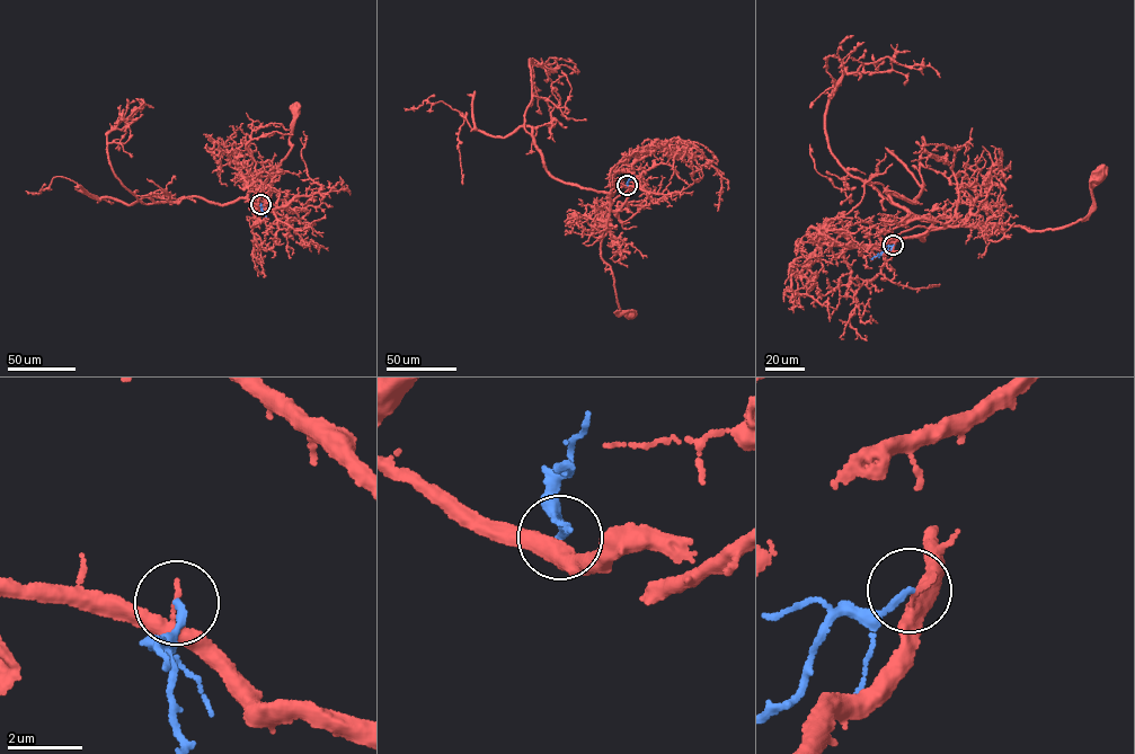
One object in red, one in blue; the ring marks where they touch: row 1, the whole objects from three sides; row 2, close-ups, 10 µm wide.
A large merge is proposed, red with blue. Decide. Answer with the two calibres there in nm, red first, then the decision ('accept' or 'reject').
calibres 320 and 190 nm; reject

